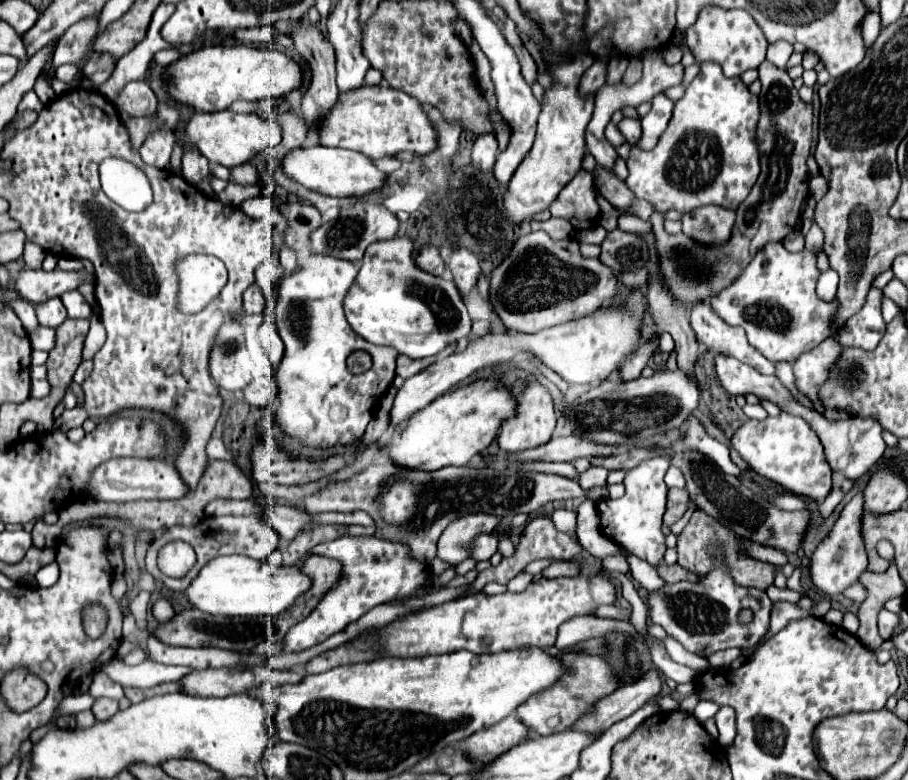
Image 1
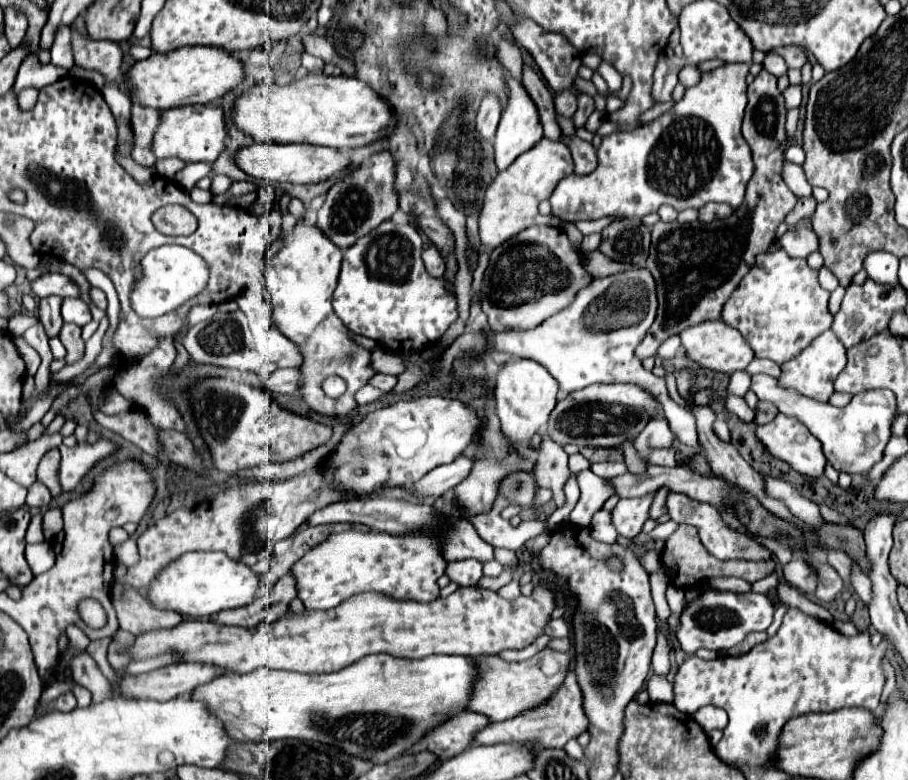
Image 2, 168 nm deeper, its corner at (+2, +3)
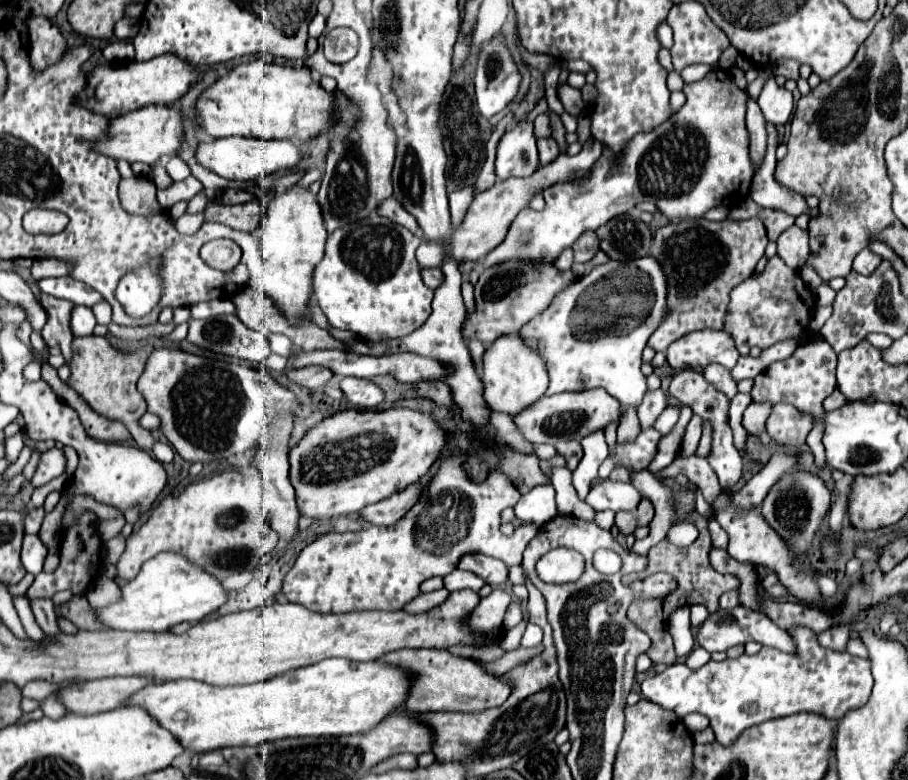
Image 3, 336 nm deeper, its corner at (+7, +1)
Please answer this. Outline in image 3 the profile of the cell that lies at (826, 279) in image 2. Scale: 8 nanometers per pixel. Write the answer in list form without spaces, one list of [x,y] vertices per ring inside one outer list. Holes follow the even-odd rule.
[[[821,283],[815,289],[815,297],[817,297],[817,305],[831,305],[835,299],[835,291],[827,283]]]

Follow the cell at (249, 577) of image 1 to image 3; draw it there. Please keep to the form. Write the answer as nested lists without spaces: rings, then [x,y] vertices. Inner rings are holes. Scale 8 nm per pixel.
[[[181,553],[155,555],[141,567],[133,581],[125,583],[121,591],[123,599],[105,609],[97,609],[97,615],[107,627],[127,631],[167,631],[183,621],[199,623],[207,615],[215,613],[229,597],[215,575],[191,563]]]

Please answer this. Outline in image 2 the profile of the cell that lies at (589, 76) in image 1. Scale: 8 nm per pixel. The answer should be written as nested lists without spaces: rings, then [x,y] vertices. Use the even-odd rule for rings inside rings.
[[[568,89],[568,91],[560,93],[560,95],[556,95],[554,97],[556,115],[570,119],[574,115],[574,111],[576,111],[576,103],[574,101],[576,101],[576,91],[574,89]]]

